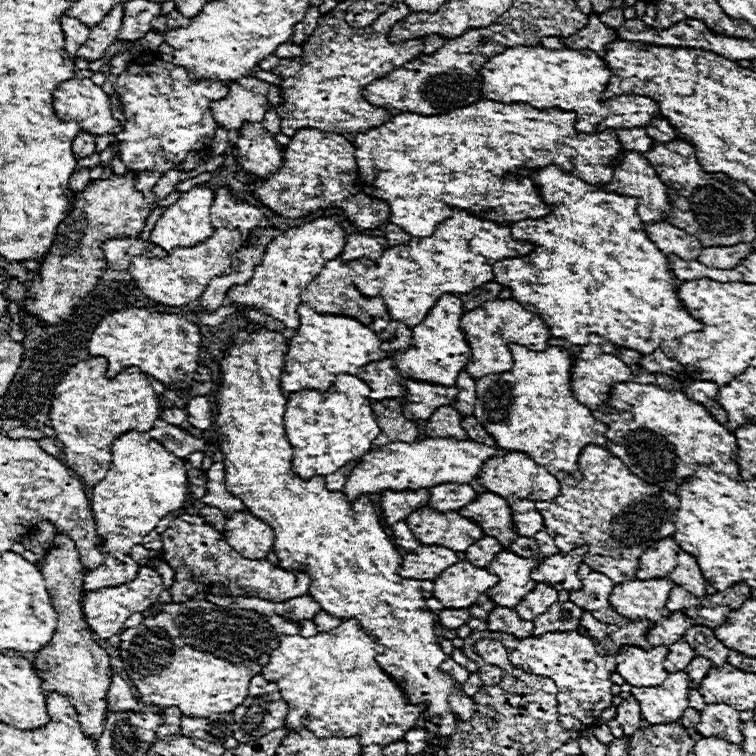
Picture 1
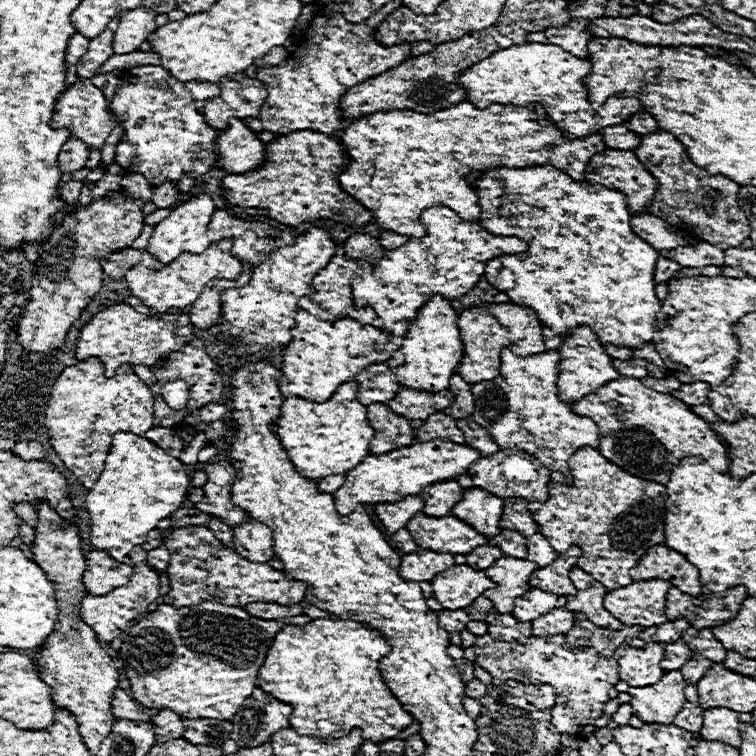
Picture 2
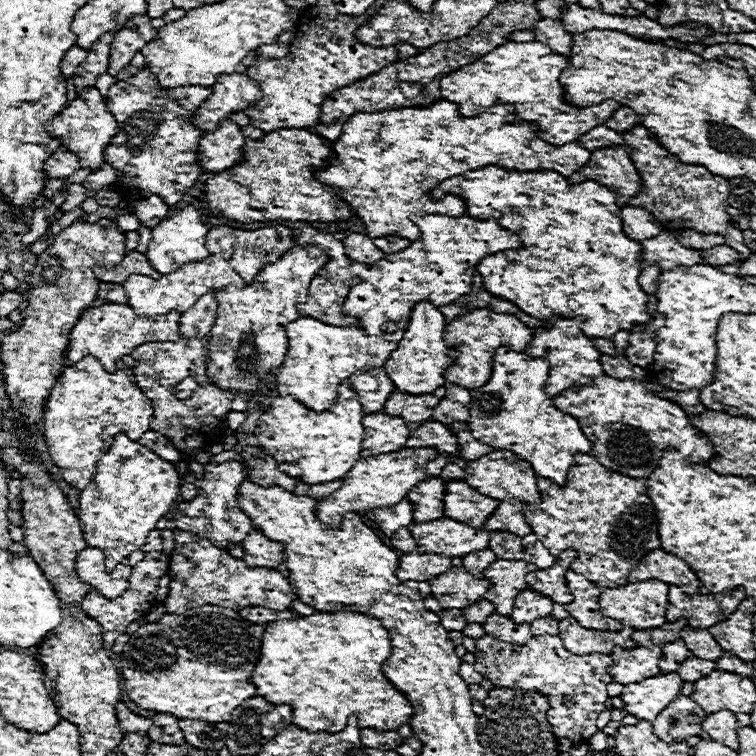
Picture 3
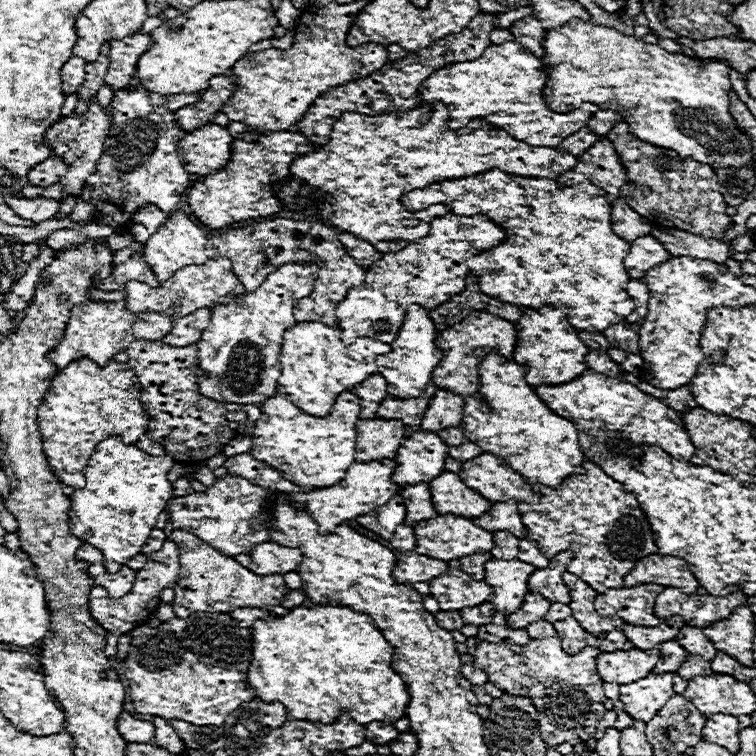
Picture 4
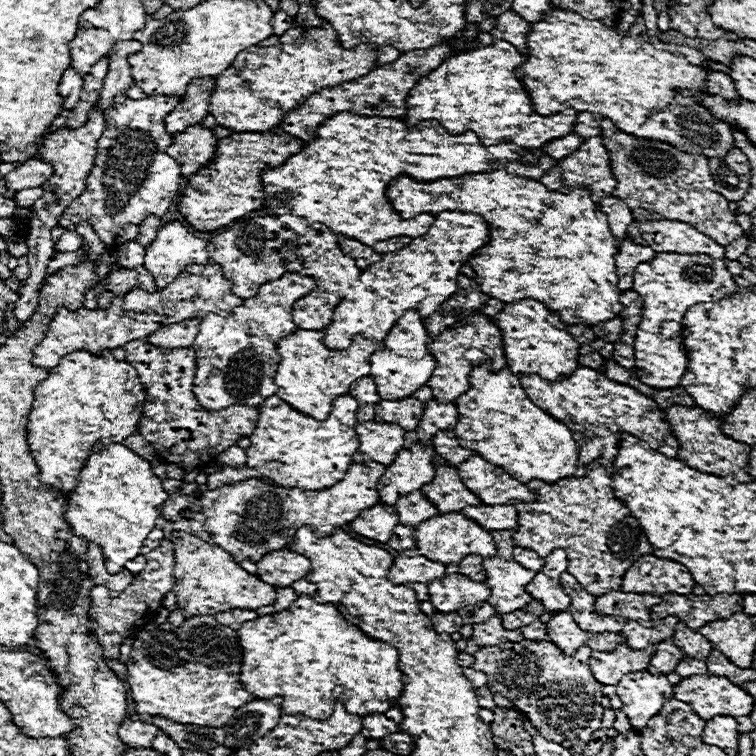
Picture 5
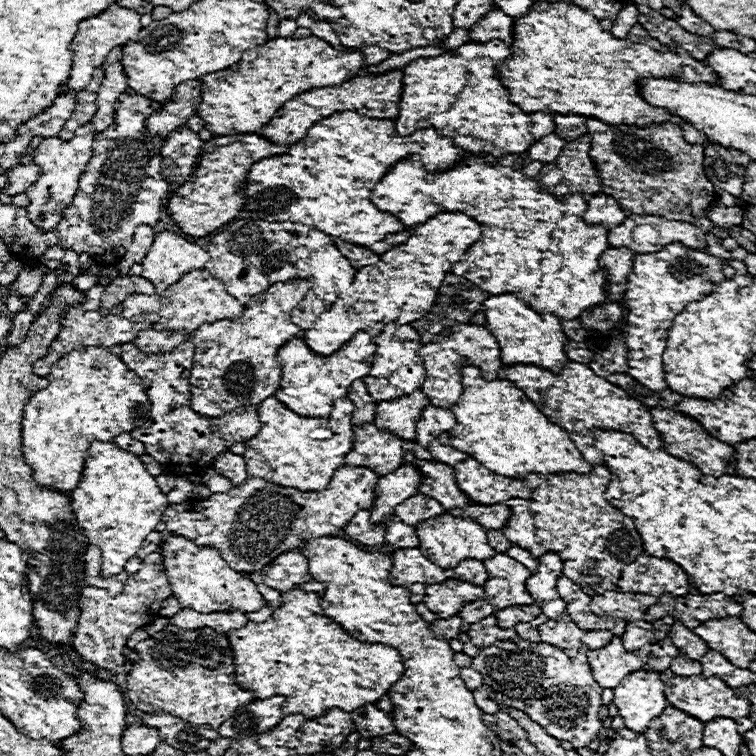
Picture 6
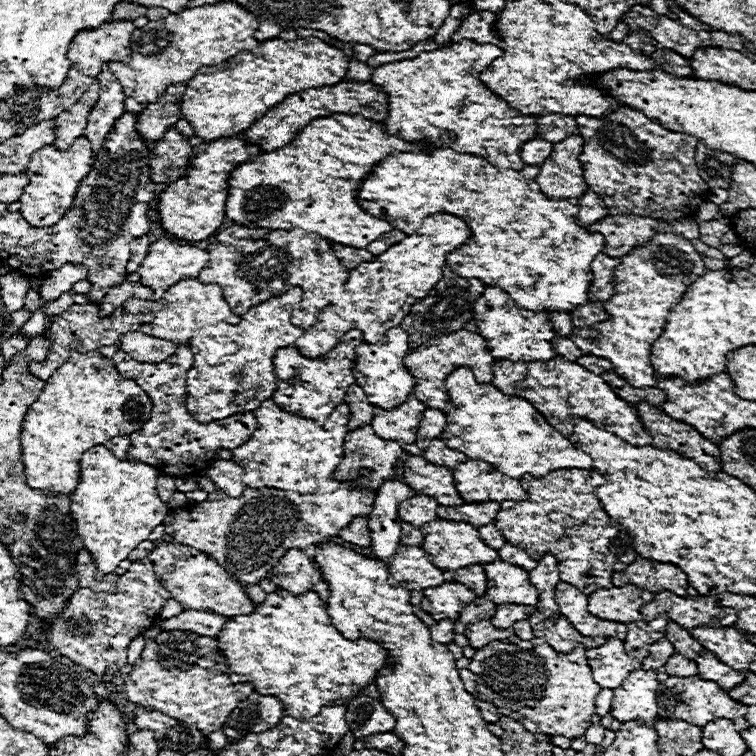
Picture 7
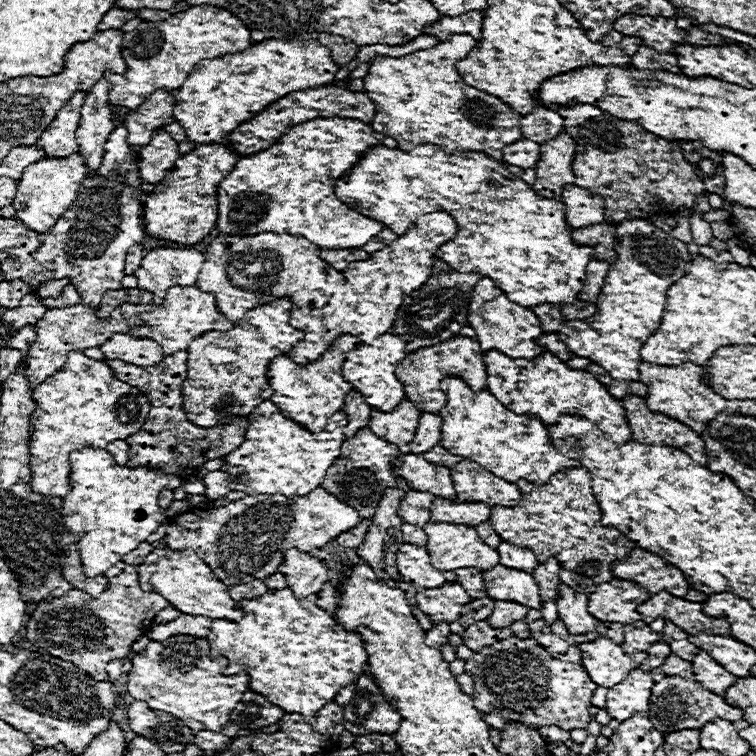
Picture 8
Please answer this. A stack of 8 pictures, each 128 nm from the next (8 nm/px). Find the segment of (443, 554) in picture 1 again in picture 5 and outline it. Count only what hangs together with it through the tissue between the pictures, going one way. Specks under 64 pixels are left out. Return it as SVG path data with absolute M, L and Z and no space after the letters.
M416 550L400 552L398 558L394 558L392 570L388 570L388 580L392 584L414 584L414 582L432 582L446 576L446 566L440 562L432 562Z

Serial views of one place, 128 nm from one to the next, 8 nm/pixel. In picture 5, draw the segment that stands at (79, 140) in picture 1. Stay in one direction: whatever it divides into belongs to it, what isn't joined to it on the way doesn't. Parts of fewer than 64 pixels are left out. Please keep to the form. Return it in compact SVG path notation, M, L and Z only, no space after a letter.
M28 160L6 174L6 188L8 190L26 190L26 188L38 188L42 186L50 176L54 174L54 168L44 160Z

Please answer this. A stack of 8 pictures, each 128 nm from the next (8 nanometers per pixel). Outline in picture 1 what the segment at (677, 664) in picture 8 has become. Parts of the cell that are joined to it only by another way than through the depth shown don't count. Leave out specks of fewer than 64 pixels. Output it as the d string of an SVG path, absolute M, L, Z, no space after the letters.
M696 656L696 658L688 664L688 668L686 668L684 672L688 674L688 680L690 680L690 688L692 688L692 690L698 690L700 682L704 680L704 674L708 674L710 668L712 668L712 662L706 660L706 658L702 658L702 656Z

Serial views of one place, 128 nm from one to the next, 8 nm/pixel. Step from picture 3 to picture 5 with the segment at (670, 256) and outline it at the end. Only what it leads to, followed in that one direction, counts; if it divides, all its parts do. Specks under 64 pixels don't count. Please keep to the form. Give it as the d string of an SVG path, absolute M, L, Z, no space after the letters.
M632 240L620 242L620 258L616 258L616 272L620 274L620 290L630 290L634 282L634 268L640 262L650 262L656 252L650 246L634 244Z

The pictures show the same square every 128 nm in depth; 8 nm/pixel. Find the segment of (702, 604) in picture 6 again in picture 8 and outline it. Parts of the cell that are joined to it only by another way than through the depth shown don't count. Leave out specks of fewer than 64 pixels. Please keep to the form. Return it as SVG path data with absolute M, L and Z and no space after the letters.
M660 592L638 606L638 614L646 624L656 618L664 618L680 626L688 634L706 632L706 634L730 634L730 624L726 618L712 618L702 612L700 602L688 602L676 598L668 592Z

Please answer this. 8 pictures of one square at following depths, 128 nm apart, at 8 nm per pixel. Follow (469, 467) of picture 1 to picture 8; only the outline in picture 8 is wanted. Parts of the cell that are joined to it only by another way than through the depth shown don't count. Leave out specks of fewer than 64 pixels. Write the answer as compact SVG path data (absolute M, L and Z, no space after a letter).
M322 486L312 490L312 494L304 498L286 498L282 494L258 494L258 496L248 496L244 492L232 490L226 498L220 500L210 500L202 506L192 508L190 512L184 512L176 518L170 520L168 532L166 532L166 544L172 550L194 550L208 566L212 566L212 572L226 584L226 586L236 586L236 584L248 584L254 578L262 580L268 578L276 572L284 550L288 548L298 548L300 552L310 552L314 548L322 548L326 542L334 540L338 534L344 530L354 528L360 522L360 514L338 500L334 494L324 490Z

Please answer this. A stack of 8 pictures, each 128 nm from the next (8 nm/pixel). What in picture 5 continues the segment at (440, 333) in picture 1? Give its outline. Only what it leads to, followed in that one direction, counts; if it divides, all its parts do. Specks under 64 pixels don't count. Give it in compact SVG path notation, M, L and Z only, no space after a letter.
M416 310L404 312L396 326L388 332L388 338L384 338L384 350L374 352L370 362L372 362L372 378L376 382L376 390L382 400L400 400L412 396L420 386L428 382L432 376L432 370L436 366L434 356L428 352L430 336L422 324L422 318L416 314Z

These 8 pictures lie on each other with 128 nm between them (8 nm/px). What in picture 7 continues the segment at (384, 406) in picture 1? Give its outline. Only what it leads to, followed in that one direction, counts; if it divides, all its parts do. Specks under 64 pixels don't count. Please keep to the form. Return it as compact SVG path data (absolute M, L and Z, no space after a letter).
M370 424L360 426L346 434L344 462L340 462L340 470L336 470L334 476L344 478L344 480L356 480L360 486L376 492L382 486L382 482L386 482L388 478L394 476L394 466L396 466L400 454L402 454L402 446L398 442L384 440L384 438L376 436L376 432L372 430Z

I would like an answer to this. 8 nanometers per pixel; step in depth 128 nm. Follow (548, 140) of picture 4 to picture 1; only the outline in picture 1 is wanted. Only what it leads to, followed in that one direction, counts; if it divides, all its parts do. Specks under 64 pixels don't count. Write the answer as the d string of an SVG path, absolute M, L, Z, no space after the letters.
M516 46L516 48L506 48L502 54L494 56L490 62L484 64L482 70L482 82L484 82L484 96L488 100L496 102L524 102L530 106L536 106L538 110L542 108L560 108L560 110L576 110L578 120L576 120L576 130L580 132L592 132L592 130L602 130L602 128L644 128L650 124L650 120L660 116L660 108L652 98L646 96L612 96L608 100L602 98L602 92L608 86L610 70L604 64L604 60L592 52L592 50L548 50L548 48L526 48L526 46Z

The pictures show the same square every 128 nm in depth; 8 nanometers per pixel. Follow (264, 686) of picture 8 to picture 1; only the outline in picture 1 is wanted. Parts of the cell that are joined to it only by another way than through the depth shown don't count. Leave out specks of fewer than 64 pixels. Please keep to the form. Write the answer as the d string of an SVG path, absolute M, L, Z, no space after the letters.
M344 620L338 628L334 628L334 630L330 630L330 632L318 632L316 636L310 636L310 638L302 638L302 636L298 636L298 634L296 634L296 636L286 636L286 634L280 636L280 646L272 652L270 662L268 662L268 664L264 666L264 670L262 670L262 676L264 676L266 680L276 682L278 688L280 688L280 694L282 694L284 702L288 702L286 728L290 728L290 730L310 730L312 734L322 736L322 738L328 738L328 736L354 736L354 734L358 734L358 736L364 736L364 746L368 746L368 744L388 746L388 744L392 744L392 742L402 740L404 734L406 734L410 728L416 726L420 714L424 712L424 704L410 704L410 702L408 702L408 698L406 698L406 694L402 692L402 688L400 688L400 686L380 668L380 664L374 660L376 654L382 654L382 646L376 644L374 640L370 640L370 638L364 634L364 630L360 628L360 624L358 624L356 620Z

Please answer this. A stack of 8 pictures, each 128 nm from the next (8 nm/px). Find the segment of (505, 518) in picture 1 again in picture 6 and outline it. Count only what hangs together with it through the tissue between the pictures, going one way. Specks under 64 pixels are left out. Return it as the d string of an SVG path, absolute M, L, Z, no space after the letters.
M416 460L416 466L420 466L420 472L424 474L424 482L420 484L420 494L438 500L446 512L452 508L464 508L468 504L474 504L456 486L452 466L440 462L428 462L428 460Z

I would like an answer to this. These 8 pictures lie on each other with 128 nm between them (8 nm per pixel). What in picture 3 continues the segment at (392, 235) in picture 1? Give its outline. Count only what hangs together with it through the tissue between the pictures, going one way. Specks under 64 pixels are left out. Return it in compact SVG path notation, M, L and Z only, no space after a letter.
M382 236L382 238L374 238L374 244L384 250L386 254L394 254L404 250L406 246L410 246L410 240L406 238L398 238L398 236Z

